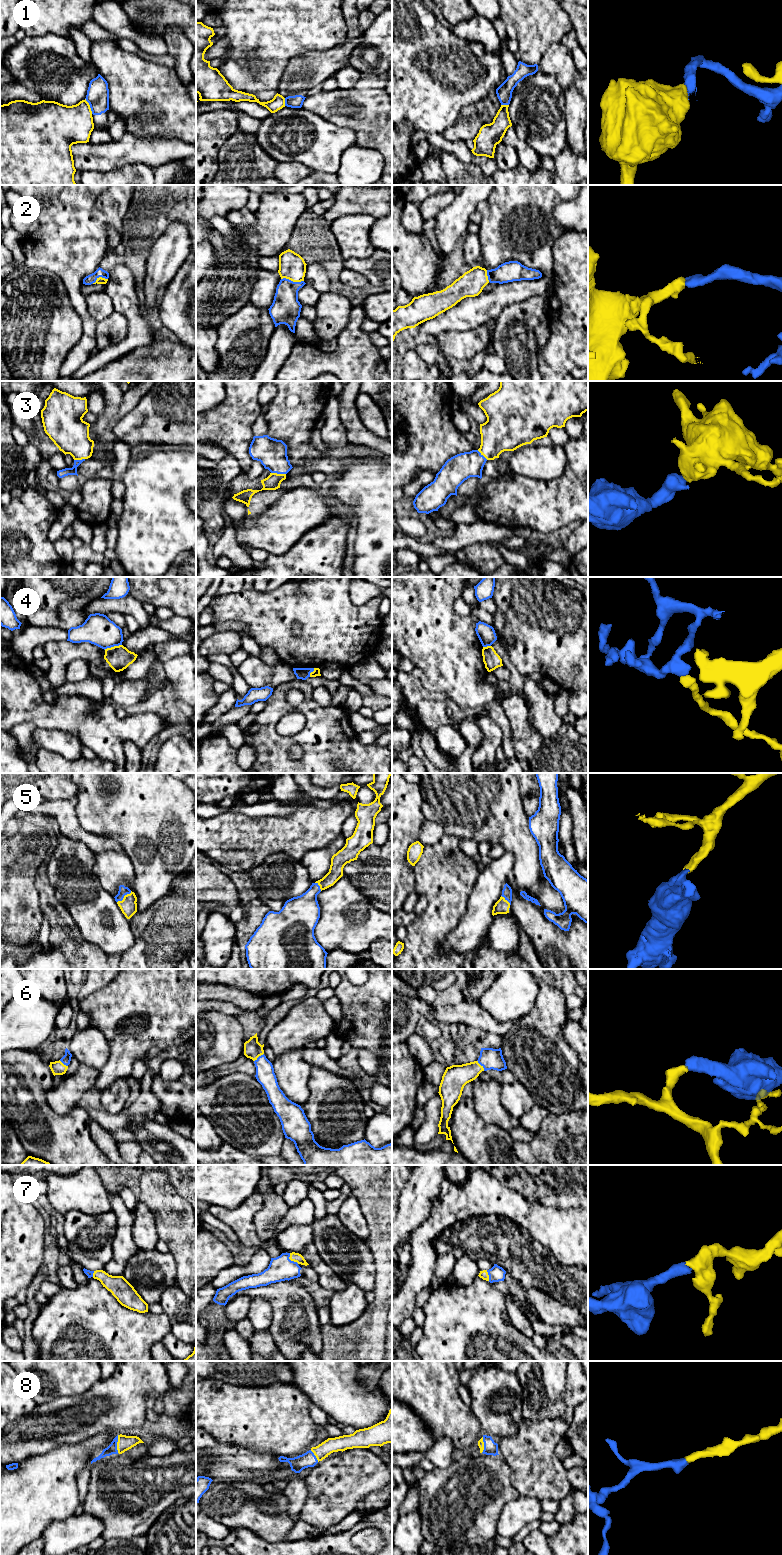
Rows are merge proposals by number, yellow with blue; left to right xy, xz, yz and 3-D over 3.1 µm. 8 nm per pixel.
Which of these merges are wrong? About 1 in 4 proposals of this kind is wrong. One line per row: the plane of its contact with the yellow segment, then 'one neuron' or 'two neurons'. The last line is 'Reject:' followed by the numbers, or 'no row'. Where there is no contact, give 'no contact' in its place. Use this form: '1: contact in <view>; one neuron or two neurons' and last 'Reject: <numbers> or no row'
1: contact in xy; two neurons
2: contact in xz; one neuron
3: contact in xz; one neuron
4: contact in xy; two neurons
5: contact in xy; one neuron
6: contact in yz; one neuron
7: contact in xz; one neuron
8: contact in xy; one neuron
Reject: 1, 4

